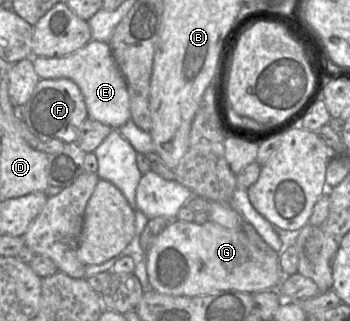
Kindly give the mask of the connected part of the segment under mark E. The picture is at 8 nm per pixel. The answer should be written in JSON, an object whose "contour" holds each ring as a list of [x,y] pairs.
{"contour":[[[91,40],[83,48],[62,57],[33,57],[33,65],[40,79],[67,78],[76,83],[84,97],[89,119],[113,129],[131,120],[127,85],[108,42]]]}

